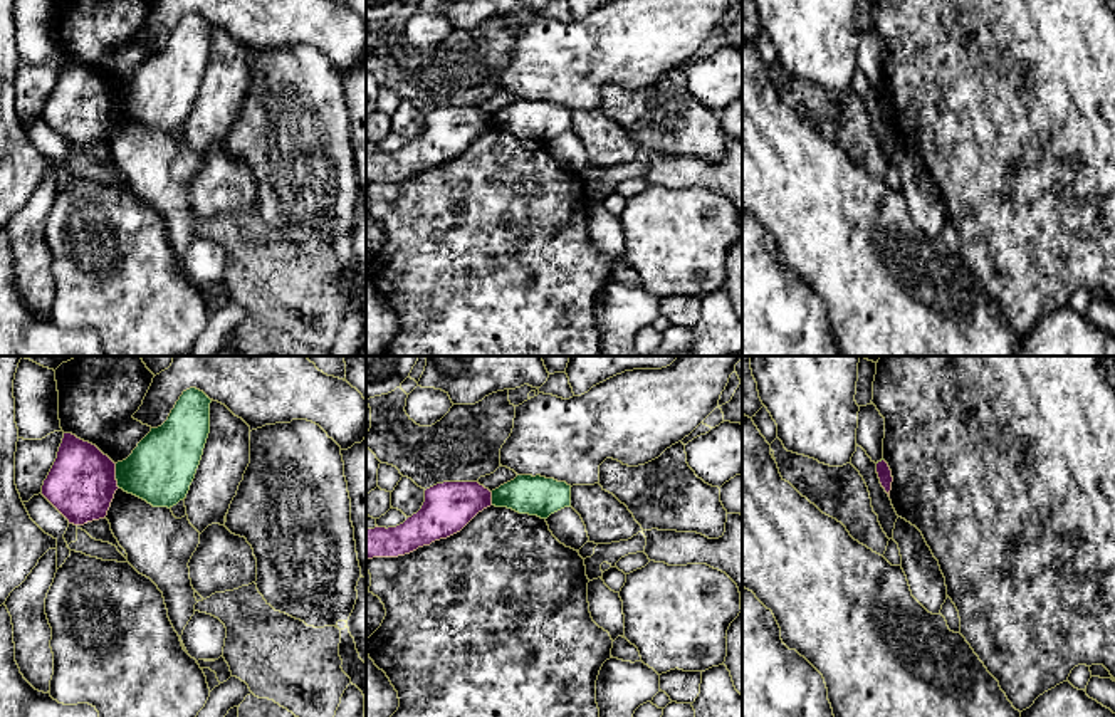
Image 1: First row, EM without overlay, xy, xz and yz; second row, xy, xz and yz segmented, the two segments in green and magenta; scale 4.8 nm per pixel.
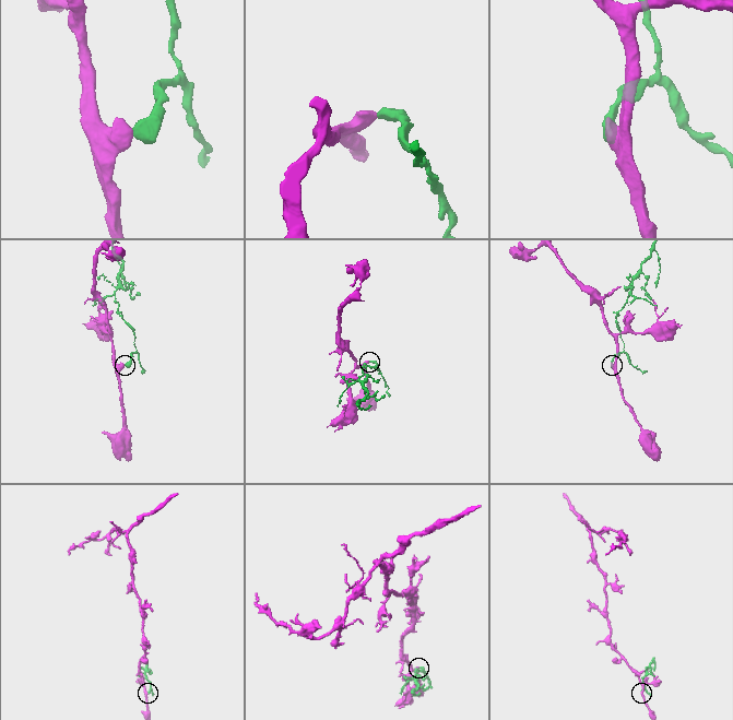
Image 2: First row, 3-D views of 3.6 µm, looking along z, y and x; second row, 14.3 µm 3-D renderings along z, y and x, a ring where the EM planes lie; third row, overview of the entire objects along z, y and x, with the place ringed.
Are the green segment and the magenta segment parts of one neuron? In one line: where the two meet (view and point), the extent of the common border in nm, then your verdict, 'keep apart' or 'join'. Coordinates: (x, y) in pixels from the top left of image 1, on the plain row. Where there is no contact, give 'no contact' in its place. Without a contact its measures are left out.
contact xy (116, 99); length 120 nm; keep apart

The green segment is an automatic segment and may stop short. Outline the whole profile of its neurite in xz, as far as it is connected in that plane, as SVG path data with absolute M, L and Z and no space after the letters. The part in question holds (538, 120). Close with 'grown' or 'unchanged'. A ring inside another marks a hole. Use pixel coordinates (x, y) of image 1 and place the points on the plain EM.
M517 99L492 114L492 129L547 143L551 138L571 131L571 109L541 99Z; unchanged

